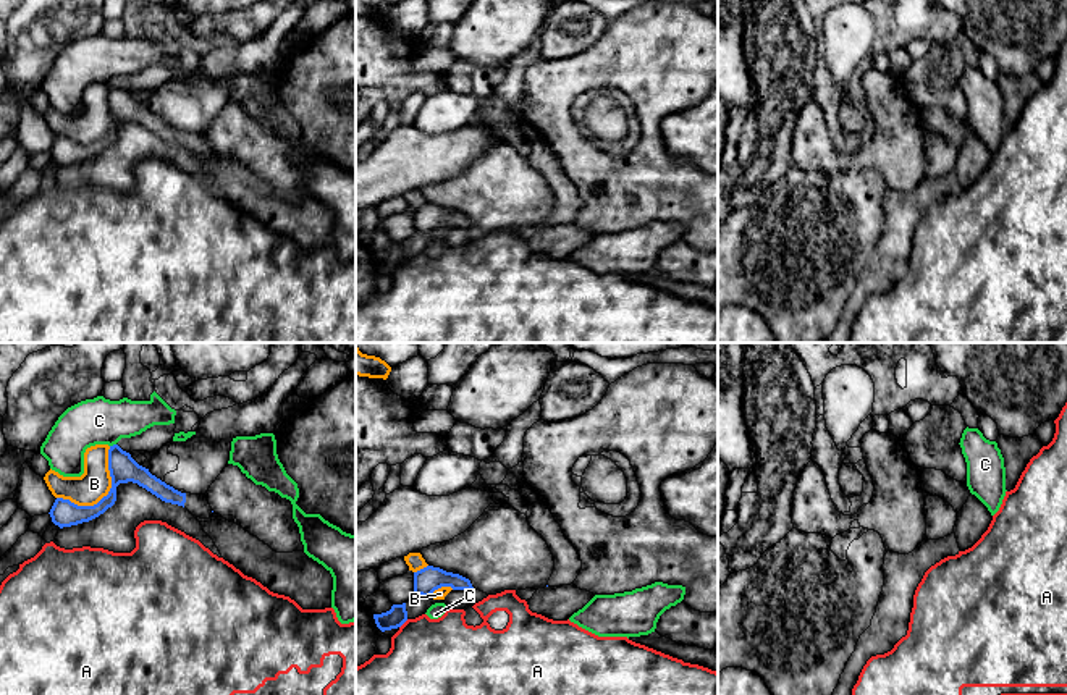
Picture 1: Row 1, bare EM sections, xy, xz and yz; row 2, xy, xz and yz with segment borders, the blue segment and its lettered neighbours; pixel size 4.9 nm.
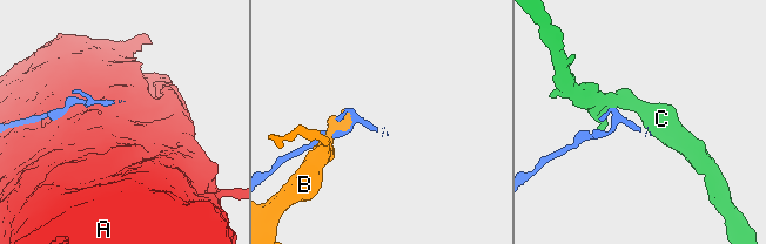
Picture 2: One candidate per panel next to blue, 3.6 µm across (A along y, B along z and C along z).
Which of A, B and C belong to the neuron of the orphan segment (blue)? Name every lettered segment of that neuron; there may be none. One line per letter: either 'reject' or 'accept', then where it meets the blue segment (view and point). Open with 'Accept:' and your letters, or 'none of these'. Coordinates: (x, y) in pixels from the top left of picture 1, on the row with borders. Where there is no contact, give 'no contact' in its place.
Accept: none of these
A: reject | xz (403, 623)
B: reject | xy (107, 495)
C: reject | xy (113, 445)

